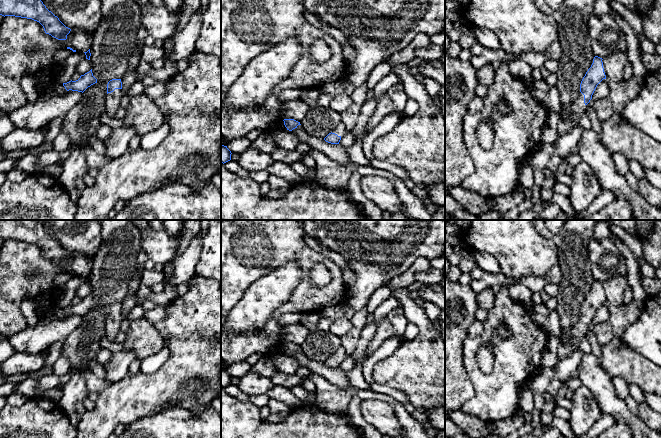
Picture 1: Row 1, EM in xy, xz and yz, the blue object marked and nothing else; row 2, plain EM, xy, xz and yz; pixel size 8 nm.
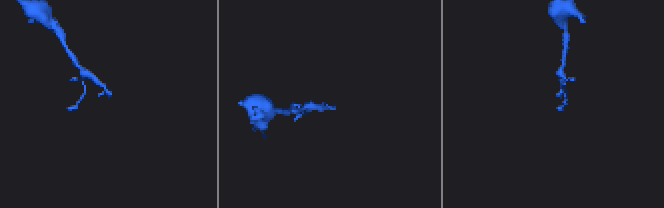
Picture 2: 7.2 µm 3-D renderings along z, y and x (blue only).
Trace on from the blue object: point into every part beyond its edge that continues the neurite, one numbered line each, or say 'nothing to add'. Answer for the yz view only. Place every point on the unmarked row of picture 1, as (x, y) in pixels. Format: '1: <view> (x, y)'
1: yz (571, 337)

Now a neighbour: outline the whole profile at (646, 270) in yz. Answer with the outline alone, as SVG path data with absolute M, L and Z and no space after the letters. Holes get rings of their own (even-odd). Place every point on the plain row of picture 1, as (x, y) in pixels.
M644 259L638 260L639 273L643 277L654 277L655 268L648 264Z

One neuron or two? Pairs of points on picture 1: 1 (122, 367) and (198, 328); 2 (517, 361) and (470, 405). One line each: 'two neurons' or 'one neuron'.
1: two neurons
2: one neuron

